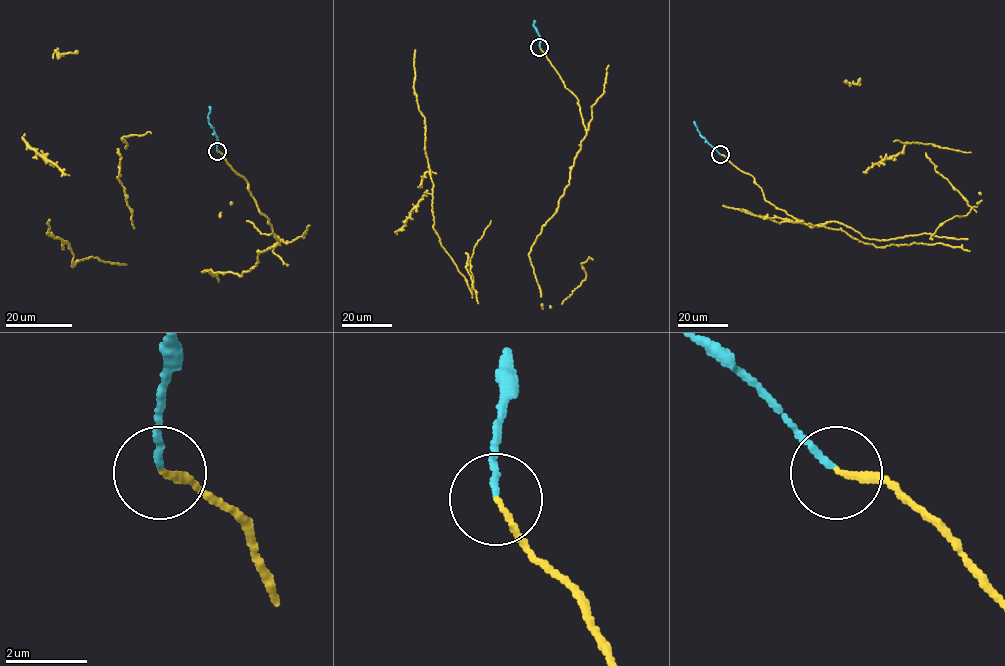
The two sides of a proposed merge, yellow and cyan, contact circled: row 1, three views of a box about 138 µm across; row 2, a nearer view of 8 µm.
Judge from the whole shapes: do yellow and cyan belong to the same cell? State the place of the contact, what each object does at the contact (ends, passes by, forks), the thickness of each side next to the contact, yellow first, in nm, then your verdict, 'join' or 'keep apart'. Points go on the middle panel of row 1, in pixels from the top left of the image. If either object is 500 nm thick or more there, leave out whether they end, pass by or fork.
place (539, 47); yellow ends; cyan ends; calibres 130 and 130 nm; keep apart

